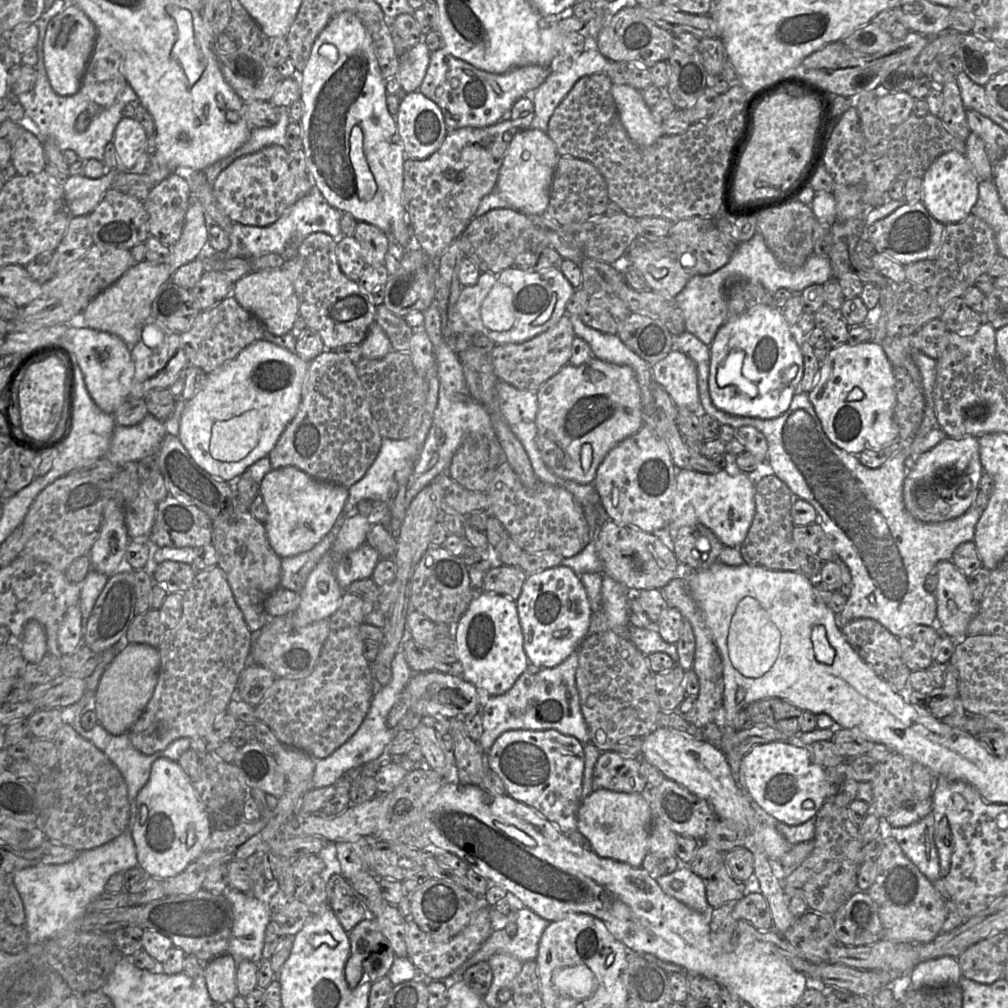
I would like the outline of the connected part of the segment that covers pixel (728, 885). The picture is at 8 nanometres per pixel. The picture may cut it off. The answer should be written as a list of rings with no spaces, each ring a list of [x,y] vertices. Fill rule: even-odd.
[[[723,865],[715,875],[706,881],[706,897],[711,908],[734,904],[746,894],[745,883],[736,881]]]

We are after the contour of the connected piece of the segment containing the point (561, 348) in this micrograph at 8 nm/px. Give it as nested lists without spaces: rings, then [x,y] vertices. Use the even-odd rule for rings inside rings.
[[[566,313],[555,325],[532,339],[522,343],[496,345],[490,353],[494,372],[500,381],[520,390],[537,392],[543,383],[569,364],[575,336],[570,317]]]

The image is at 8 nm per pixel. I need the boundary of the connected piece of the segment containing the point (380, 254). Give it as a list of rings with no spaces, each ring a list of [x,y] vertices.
[[[358,222],[353,237],[359,243],[361,255],[367,266],[379,266],[385,263],[390,239],[378,227]]]

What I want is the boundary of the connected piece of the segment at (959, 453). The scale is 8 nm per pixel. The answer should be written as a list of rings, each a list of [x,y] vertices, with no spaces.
[[[946,437],[931,450],[921,454],[914,467],[908,470],[903,484],[903,500],[907,511],[926,523],[937,523],[960,517],[974,506],[984,469],[980,462],[978,437]]]

